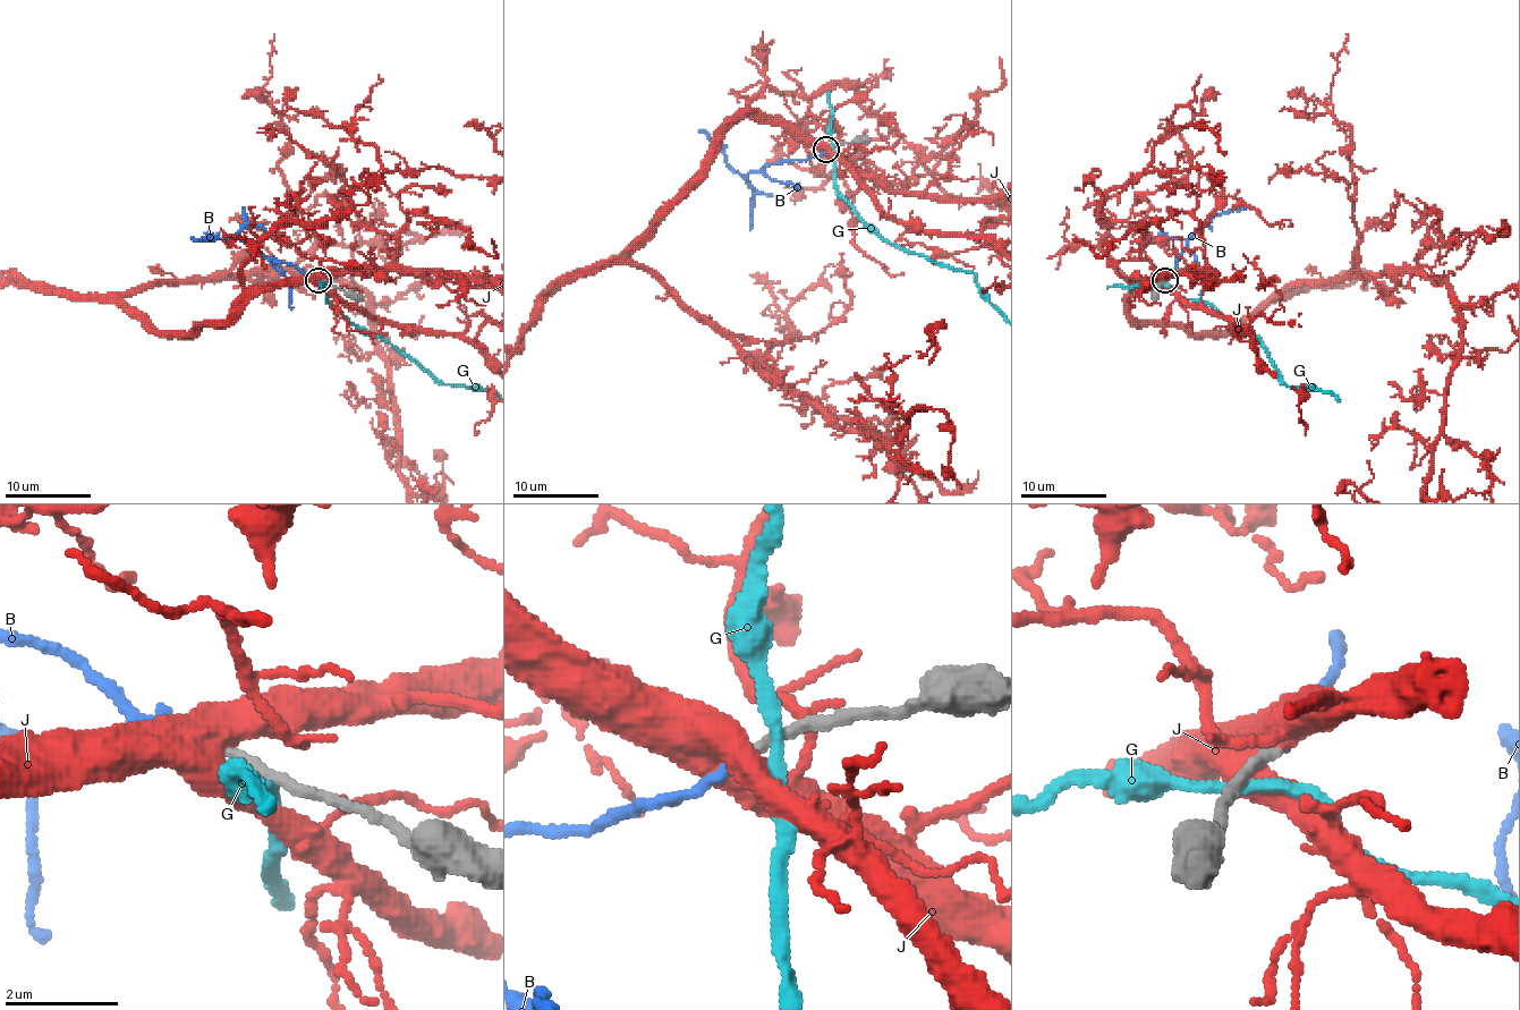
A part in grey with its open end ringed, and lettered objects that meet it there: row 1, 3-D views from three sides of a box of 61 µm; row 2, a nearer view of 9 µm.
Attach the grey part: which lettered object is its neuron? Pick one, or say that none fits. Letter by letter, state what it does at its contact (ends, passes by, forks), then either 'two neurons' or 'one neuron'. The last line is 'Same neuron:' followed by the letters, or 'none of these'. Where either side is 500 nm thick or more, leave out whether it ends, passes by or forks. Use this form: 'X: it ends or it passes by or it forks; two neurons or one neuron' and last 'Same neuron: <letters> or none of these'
B: it ends; one neuron
G: it passes by; two neurons
J: two neurons
Same neuron: B

